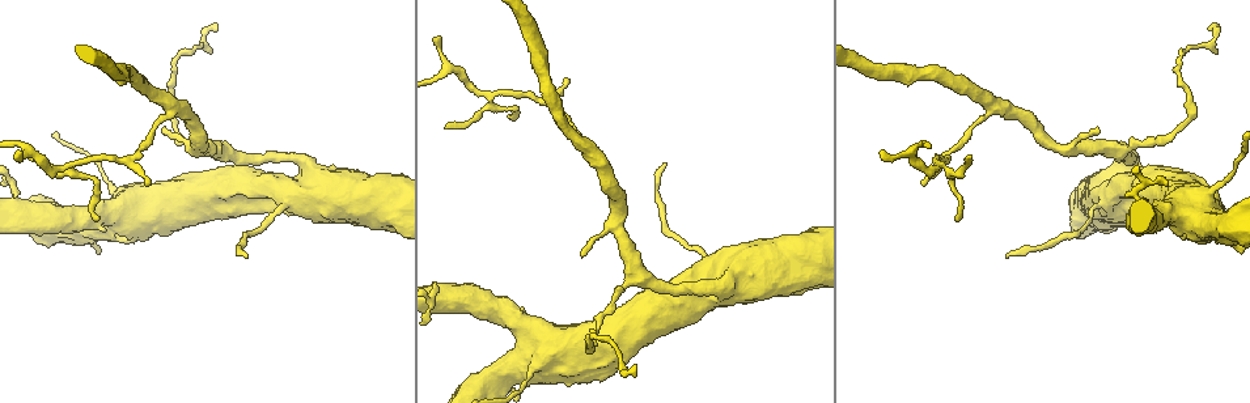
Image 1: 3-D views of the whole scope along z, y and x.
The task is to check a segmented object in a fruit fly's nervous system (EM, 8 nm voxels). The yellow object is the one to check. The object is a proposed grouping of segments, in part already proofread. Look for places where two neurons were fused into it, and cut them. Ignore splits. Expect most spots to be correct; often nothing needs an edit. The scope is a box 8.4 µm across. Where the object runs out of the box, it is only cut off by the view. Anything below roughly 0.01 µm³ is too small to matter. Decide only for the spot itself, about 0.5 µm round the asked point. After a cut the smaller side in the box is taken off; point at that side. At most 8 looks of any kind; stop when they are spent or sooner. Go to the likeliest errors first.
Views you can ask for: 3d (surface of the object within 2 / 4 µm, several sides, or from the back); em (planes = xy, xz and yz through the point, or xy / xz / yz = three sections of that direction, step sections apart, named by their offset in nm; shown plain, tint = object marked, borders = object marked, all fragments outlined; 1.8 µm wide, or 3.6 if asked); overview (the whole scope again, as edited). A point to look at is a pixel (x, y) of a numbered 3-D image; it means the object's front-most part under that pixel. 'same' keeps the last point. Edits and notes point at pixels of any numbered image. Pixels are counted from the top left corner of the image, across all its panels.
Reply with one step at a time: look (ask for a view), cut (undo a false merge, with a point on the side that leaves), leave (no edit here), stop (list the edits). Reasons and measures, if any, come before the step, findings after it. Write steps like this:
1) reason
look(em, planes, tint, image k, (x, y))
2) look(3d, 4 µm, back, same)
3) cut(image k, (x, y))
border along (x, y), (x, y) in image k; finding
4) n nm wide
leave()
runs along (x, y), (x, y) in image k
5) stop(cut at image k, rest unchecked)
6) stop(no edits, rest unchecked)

look(3d, 4 µm, image 1, (1201, 201))

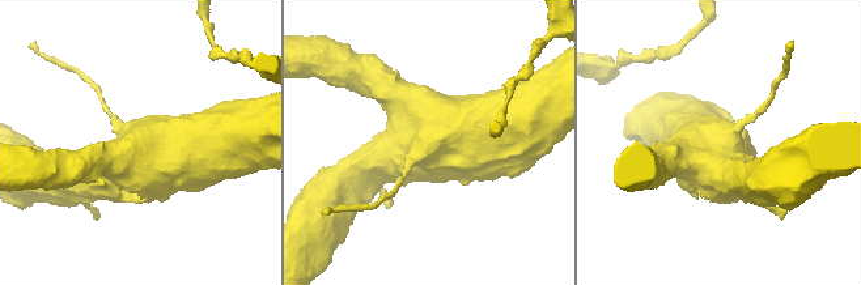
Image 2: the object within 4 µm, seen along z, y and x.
now the EM
look(em, 3.6 µm, xz, step 16, tint, image 2, (427, 147))

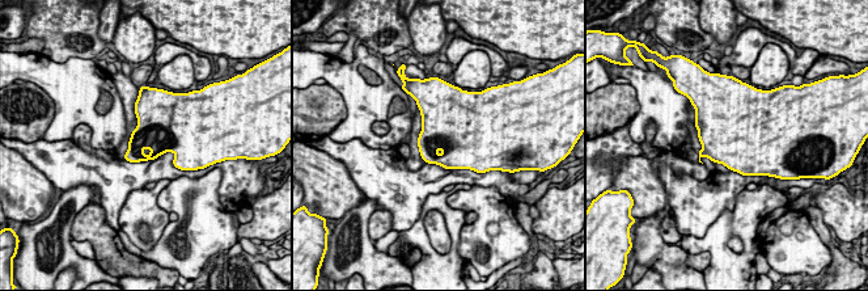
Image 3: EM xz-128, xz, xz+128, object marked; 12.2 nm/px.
cut it another way
look(em, 3.6 µm, planes, borders, same)

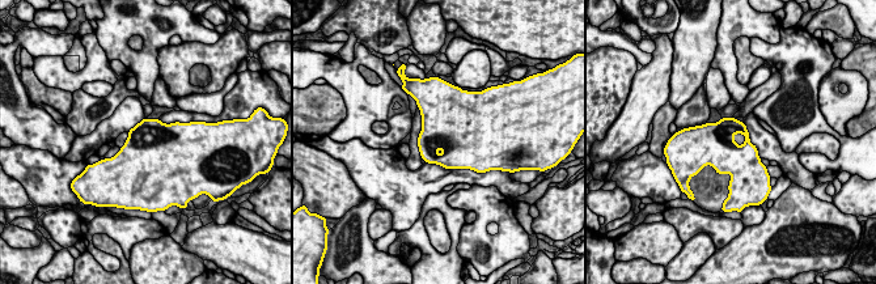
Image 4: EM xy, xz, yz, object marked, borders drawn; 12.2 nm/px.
leave()
all the same neuron

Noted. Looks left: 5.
a fork
look(3d, 4 µm, back, image 1, (171, 106))

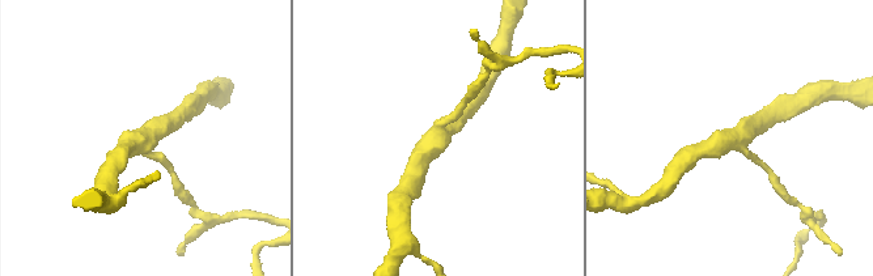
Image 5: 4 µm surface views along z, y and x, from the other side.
3 arms; need the tissue
look(em, 3.6 µm, planes, tint, image 5, (440, 132))

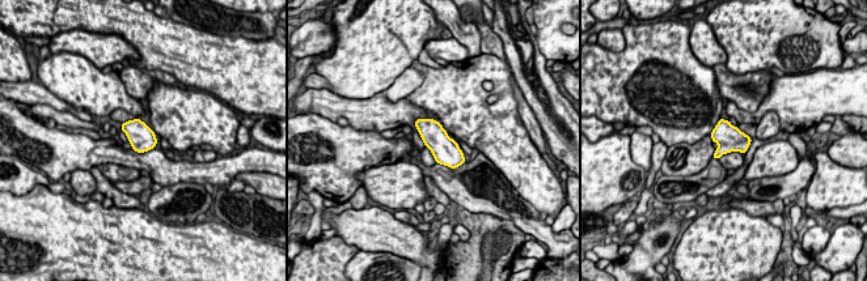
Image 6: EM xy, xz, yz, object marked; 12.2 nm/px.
leave()
one neuron here

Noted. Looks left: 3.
abrupt turn
look(3d, 4 µm, image 1, (495, 92))

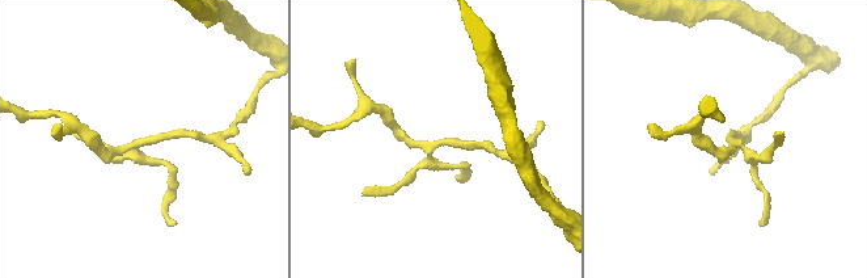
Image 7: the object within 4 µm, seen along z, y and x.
now the EM
look(em, yz, step 4, tint, image 7, (145, 141))

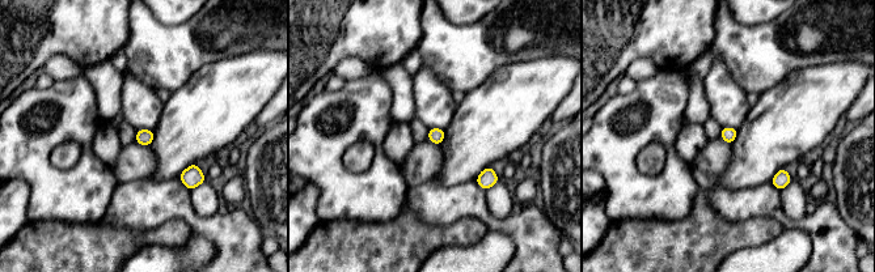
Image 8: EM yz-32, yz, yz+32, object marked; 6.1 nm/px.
look(em, planes, tint, same)

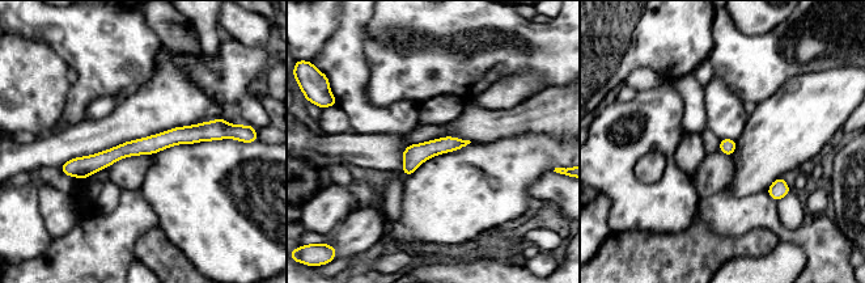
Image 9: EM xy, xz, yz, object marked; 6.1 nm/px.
leave()
runs along (217, 132), (176, 135), (66, 170) in image 9; one neuron here

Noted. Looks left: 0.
stop(no edits, rest unchecked)

